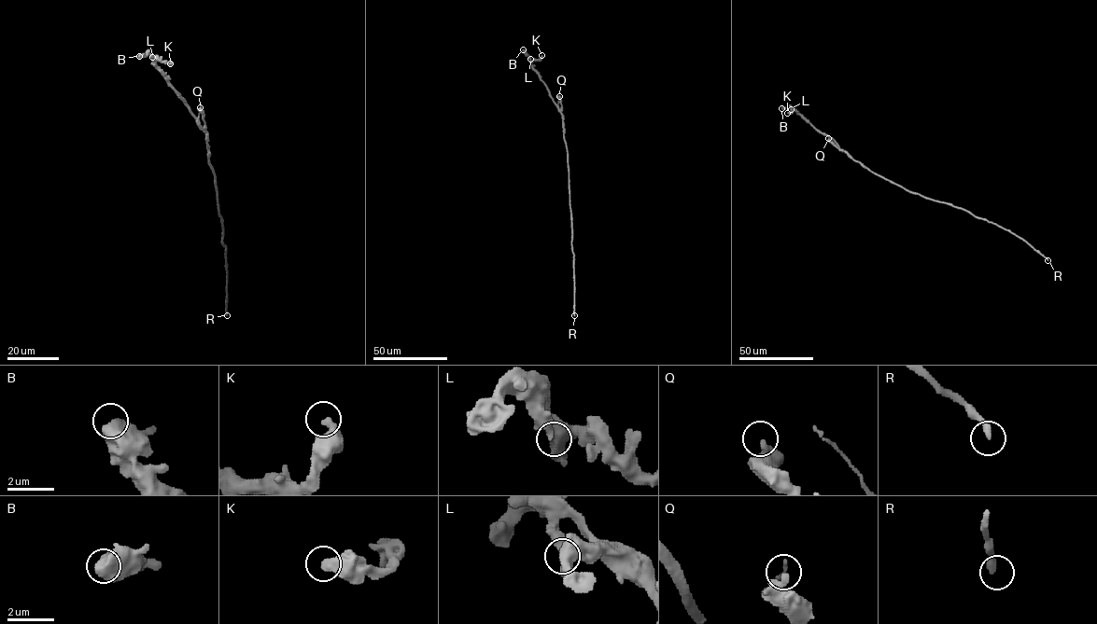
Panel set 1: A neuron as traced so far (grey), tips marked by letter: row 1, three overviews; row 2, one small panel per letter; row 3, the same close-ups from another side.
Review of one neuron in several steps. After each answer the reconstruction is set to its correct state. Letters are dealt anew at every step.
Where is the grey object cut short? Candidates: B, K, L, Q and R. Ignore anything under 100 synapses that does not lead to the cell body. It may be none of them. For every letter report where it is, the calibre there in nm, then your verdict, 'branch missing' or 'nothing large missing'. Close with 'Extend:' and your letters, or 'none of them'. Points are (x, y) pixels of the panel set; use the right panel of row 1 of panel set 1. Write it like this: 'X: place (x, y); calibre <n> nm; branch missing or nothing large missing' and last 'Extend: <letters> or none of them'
B: place (781, 108); calibre 700 nm; nothing large missing
K: place (787, 113); calibre 460 nm; nothing large missing
L: place (791, 109); calibre 400 nm; nothing large missing
Q: place (828, 138); calibre 400 nm; nothing large missing
R: place (1047, 260); calibre 280 nm; branch missing
Extend: R

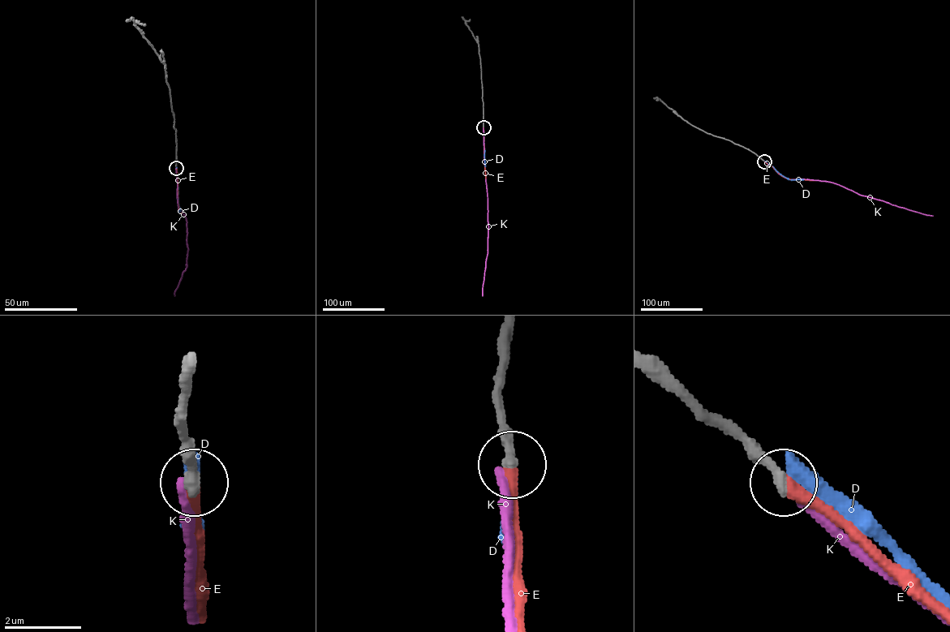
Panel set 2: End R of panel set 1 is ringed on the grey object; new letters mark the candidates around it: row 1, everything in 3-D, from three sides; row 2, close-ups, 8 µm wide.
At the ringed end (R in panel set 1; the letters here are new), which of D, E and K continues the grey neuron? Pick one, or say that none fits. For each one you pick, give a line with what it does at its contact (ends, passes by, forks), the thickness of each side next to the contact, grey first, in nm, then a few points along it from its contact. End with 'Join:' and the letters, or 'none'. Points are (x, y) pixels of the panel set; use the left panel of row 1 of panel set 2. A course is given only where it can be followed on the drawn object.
E: It ends there. Thickness 320 nm (grey) against 360 nm. Its course: (176, 169), (178, 211), (182, 212)
Join: E

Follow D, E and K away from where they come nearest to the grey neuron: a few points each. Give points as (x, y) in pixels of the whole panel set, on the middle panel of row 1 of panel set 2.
D: (483, 127), (485, 166)
E: (483, 127), (485, 178)
K: (483, 127), (488, 231), (483, 296)

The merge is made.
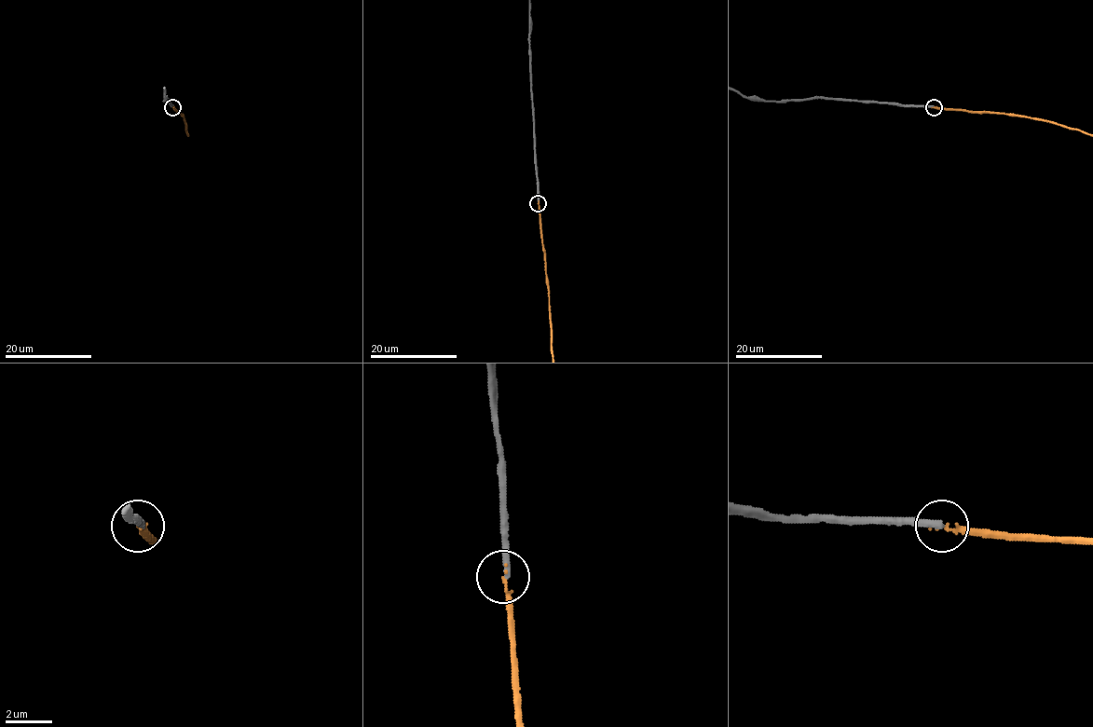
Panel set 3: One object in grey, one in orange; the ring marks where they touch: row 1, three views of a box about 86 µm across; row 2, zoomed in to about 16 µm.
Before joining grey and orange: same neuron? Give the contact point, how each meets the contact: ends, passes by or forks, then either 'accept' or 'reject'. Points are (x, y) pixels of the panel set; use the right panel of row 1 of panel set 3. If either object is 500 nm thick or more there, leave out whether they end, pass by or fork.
place (934, 107); grey ends; orange ends; accept

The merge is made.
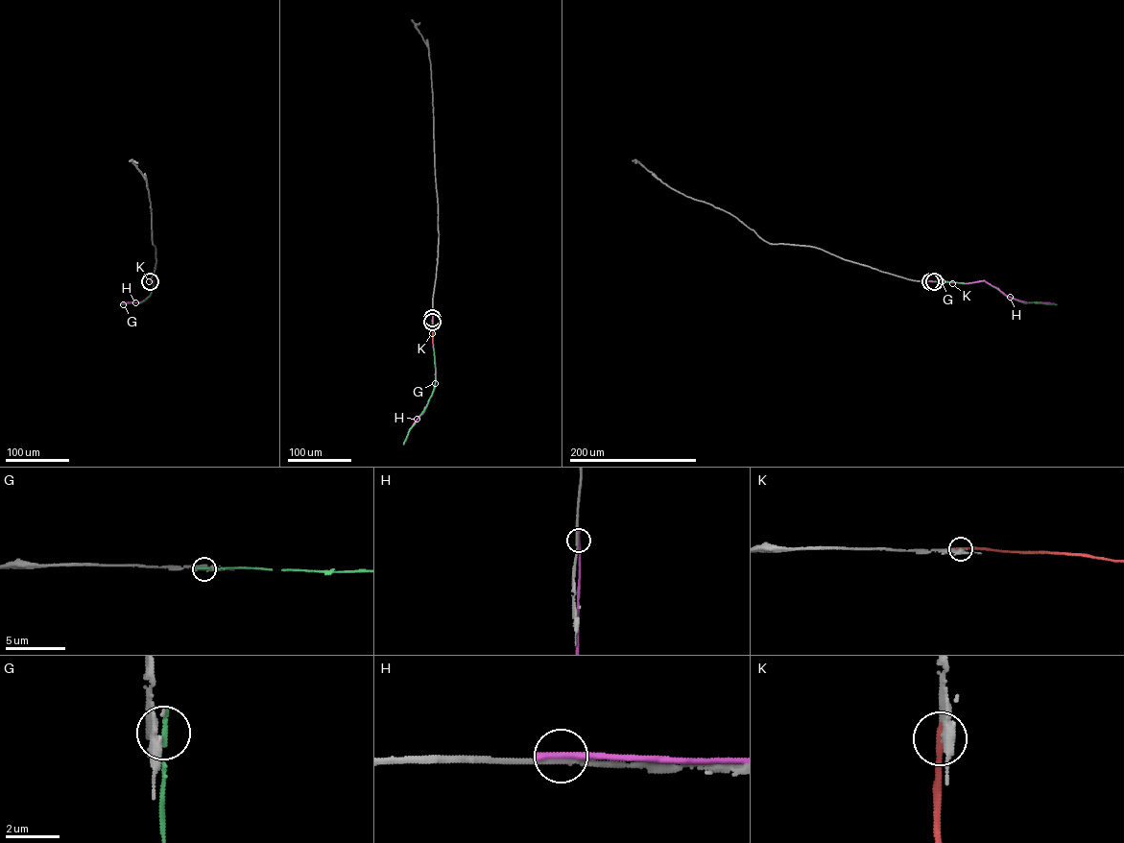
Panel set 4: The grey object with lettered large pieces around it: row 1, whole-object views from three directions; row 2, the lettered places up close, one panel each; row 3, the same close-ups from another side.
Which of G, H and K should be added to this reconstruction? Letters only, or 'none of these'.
K

